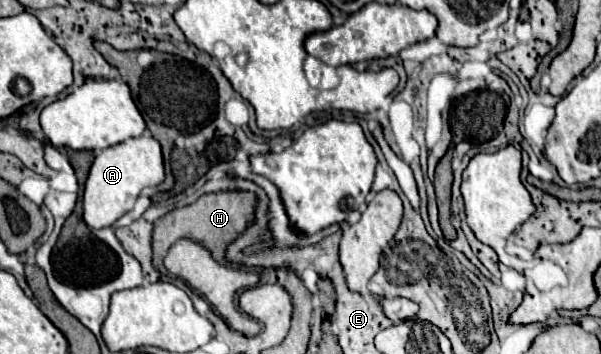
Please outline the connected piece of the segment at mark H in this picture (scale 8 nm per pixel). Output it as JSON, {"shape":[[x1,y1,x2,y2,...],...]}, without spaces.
{"shape":[[231,189,231,191,217,191,217,193,201,195,195,203,169,211,165,217,161,217,153,223,153,267,157,271,161,271,163,275,167,273,163,269,163,257,167,255,169,247,181,237,191,237,191,239,211,247,215,259,219,263,227,263,225,251,227,251,229,243,241,235,241,229,247,229,251,225,251,221,255,221,255,205,257,205,255,193]]}

